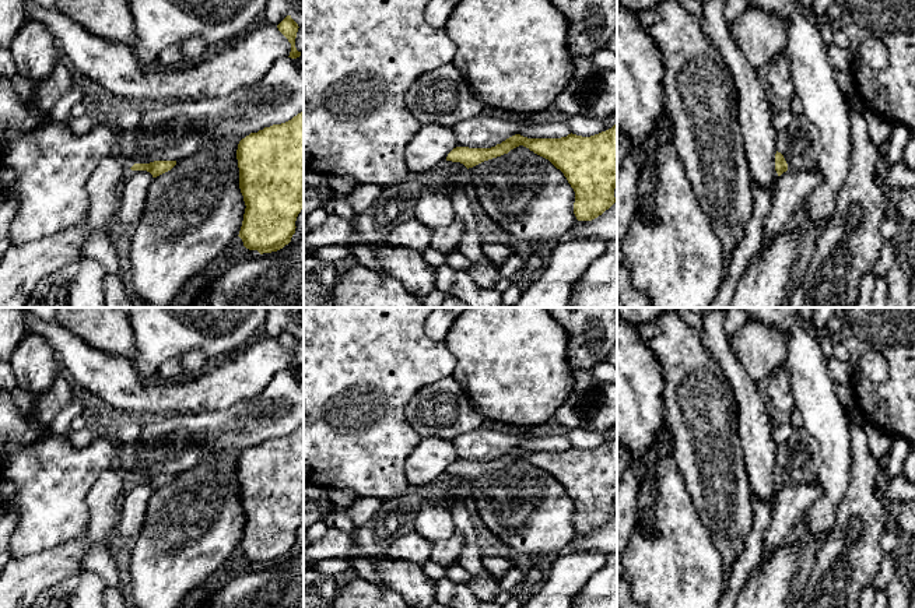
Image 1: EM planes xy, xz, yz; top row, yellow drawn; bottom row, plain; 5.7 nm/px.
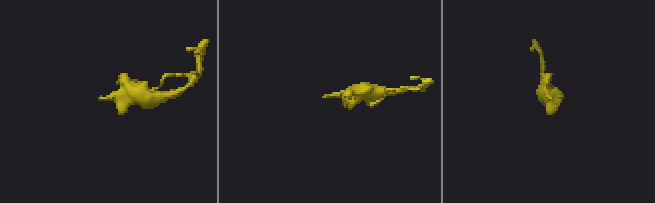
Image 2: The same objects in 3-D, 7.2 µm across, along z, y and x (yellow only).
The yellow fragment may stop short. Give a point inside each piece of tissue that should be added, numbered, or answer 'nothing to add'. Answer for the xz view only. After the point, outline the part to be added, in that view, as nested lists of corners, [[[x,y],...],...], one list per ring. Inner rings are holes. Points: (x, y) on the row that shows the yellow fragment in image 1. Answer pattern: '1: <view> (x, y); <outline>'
nothing to add

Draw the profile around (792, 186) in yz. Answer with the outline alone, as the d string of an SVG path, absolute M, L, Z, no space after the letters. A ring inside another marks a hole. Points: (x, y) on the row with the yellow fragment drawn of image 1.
M816 169L783 172L776 182L772 205L767 214L761 247L771 243L793 219L793 215L806 196L823 182L823 175Z

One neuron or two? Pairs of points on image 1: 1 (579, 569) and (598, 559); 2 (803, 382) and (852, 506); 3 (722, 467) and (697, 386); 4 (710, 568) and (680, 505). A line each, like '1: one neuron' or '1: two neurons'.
1: one neuron
2: two neurons
3: one neuron
4: one neuron

